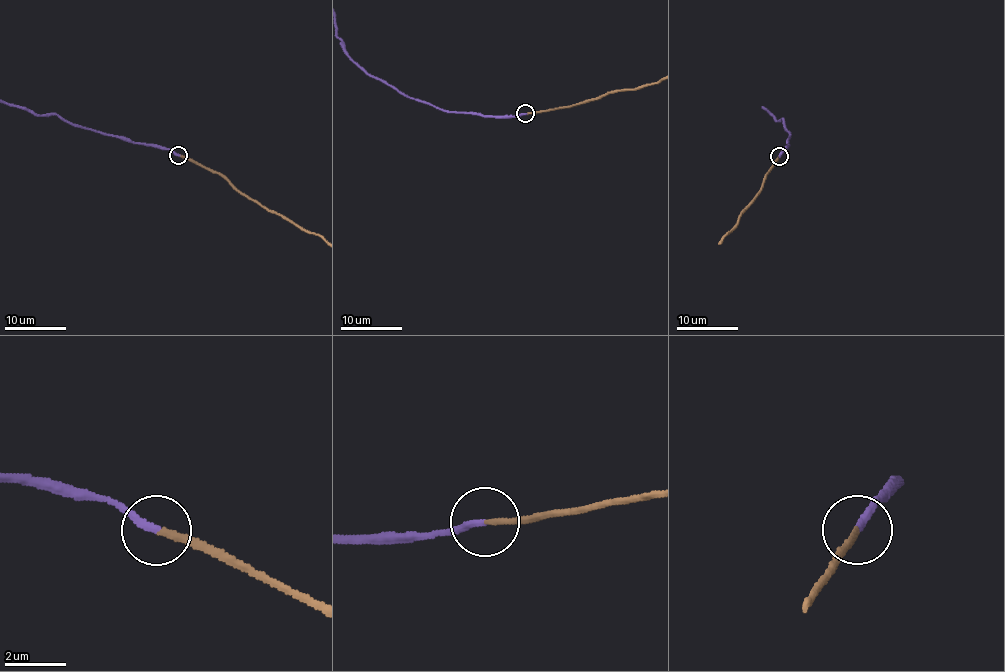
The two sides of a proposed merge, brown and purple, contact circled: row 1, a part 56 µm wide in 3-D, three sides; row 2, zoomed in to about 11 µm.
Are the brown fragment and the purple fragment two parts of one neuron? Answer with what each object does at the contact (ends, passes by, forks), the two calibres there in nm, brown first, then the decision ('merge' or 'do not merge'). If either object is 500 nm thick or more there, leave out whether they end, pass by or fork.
brown ends there; purple ends there; 200 nm thick on the brown side, 240 nm on the other; merge

